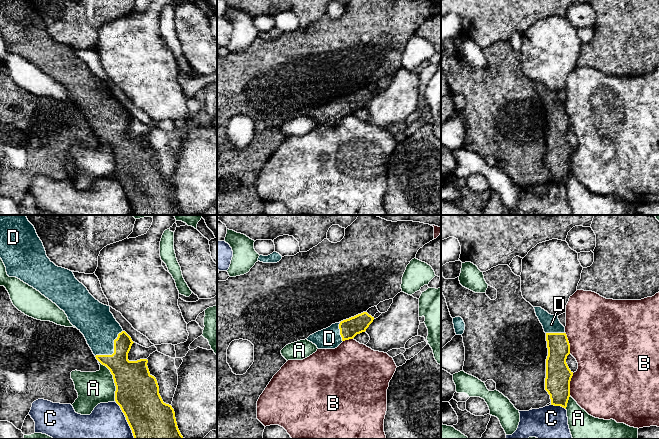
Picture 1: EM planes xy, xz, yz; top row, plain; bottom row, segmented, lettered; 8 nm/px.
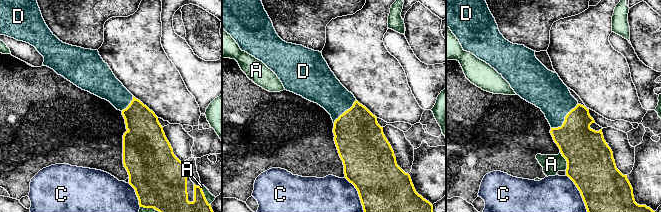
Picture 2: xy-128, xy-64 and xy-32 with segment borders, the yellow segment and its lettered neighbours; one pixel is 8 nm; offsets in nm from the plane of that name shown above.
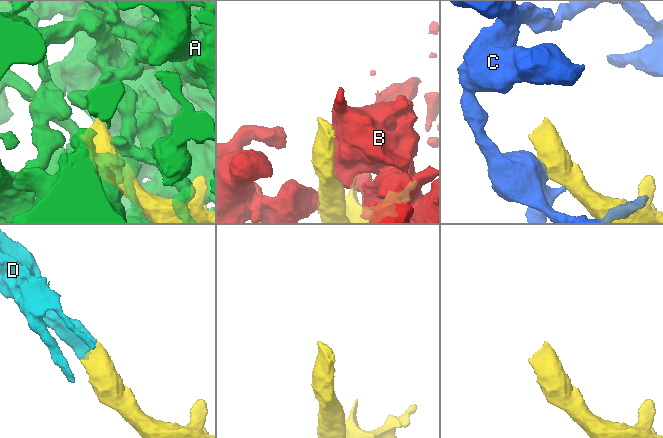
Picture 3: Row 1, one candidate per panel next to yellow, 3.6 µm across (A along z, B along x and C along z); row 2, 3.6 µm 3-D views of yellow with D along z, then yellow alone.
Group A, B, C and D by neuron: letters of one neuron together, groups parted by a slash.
A / B / C / D

